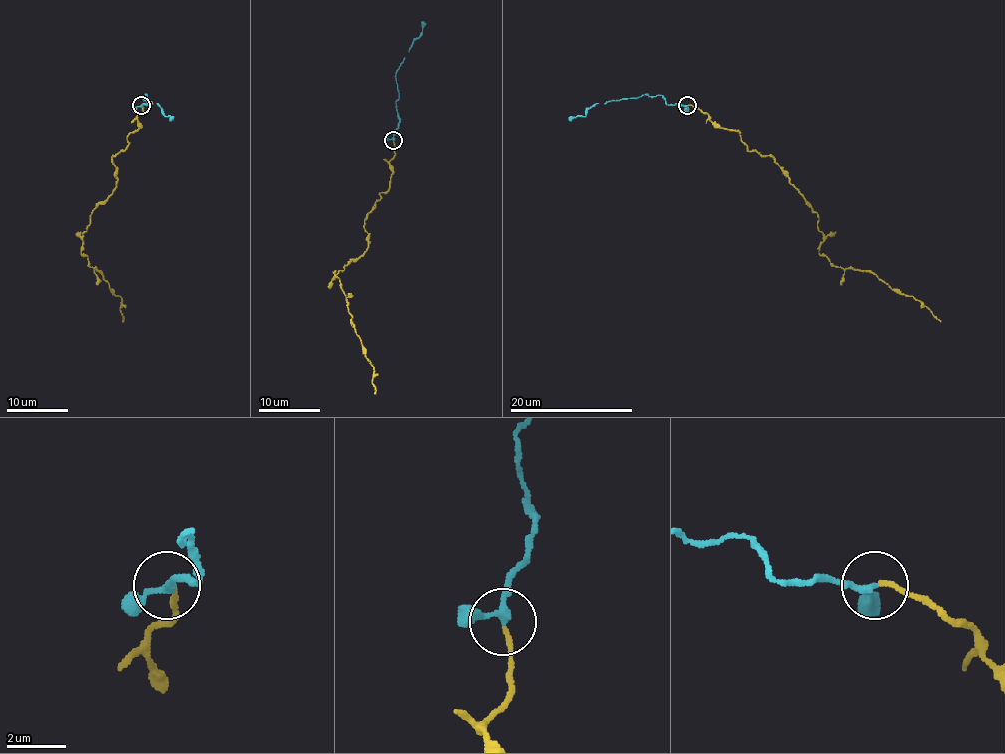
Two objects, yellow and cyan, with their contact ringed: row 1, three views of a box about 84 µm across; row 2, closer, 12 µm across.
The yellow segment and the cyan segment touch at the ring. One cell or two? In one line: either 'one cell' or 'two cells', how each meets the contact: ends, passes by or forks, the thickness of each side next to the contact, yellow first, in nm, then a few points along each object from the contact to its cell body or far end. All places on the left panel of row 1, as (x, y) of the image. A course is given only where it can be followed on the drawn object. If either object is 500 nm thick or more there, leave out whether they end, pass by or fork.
one cell | yellow ends | cyan passes by | 150/190 nm | yellow via (141, 105), (140, 127), (112, 156), (117, 187), (91, 214), (83, 234), (82, 251), (121, 299), (121, 322) | cyan via (141, 105), (148, 104), (146, 95), (143, 99), (157, 102), (166, 116), (171, 116), (169, 119)

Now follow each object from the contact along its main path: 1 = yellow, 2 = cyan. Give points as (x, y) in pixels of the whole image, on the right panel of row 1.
1: (688, 105), (735, 130), (749, 150), (771, 156), (817, 214), (818, 251), (837, 267), (872, 271), (941, 322)
2: (688, 105), (668, 104), (660, 95), (642, 95), (603, 104), (596, 102), (583, 116), (568, 119)

